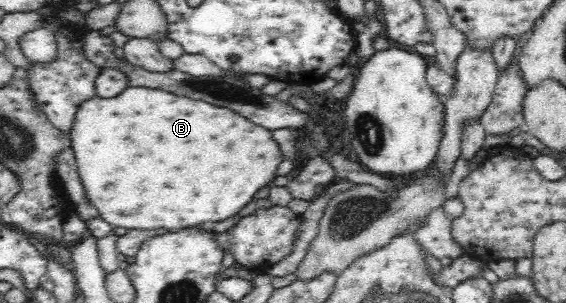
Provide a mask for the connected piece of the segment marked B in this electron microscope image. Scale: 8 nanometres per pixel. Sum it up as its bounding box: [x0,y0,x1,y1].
[70,89,286,231]

